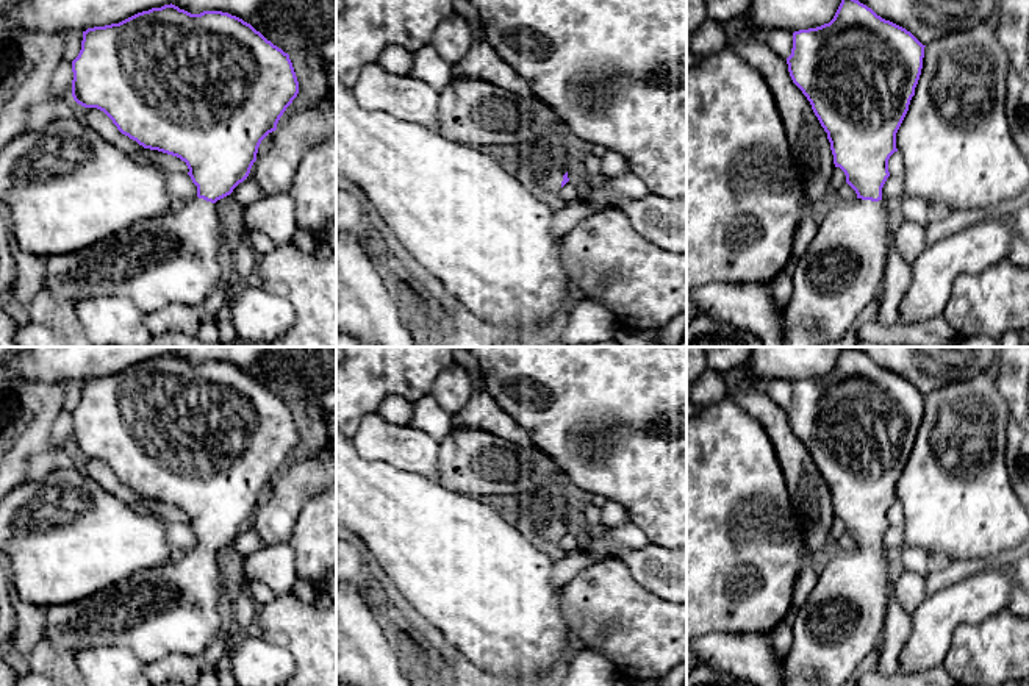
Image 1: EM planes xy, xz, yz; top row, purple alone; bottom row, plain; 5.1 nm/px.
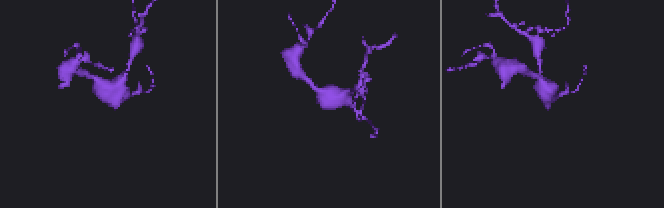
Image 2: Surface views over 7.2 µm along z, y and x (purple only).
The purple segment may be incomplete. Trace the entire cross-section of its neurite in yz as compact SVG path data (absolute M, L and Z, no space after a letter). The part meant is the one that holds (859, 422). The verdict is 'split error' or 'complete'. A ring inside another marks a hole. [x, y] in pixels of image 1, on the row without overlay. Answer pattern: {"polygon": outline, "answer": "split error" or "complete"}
{"polygon": "M843 347L829 373L793 383L791 405L787 408L793 433L812 455L815 466L827 483L835 517L846 525L855 541L855 550L838 550L818 575L815 589L798 608L793 623L793 645L785 658L785 686L844 686L863 658L876 647L885 627L895 583L890 580L882 555L882 538L890 527L888 509L898 502L896 483L909 461L918 434L924 397L905 378L882 369L854 347Z", "answer": "split error"}

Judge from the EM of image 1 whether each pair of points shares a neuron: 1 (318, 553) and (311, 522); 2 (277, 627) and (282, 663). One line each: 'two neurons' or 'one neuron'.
1: one neuron
2: two neurons

